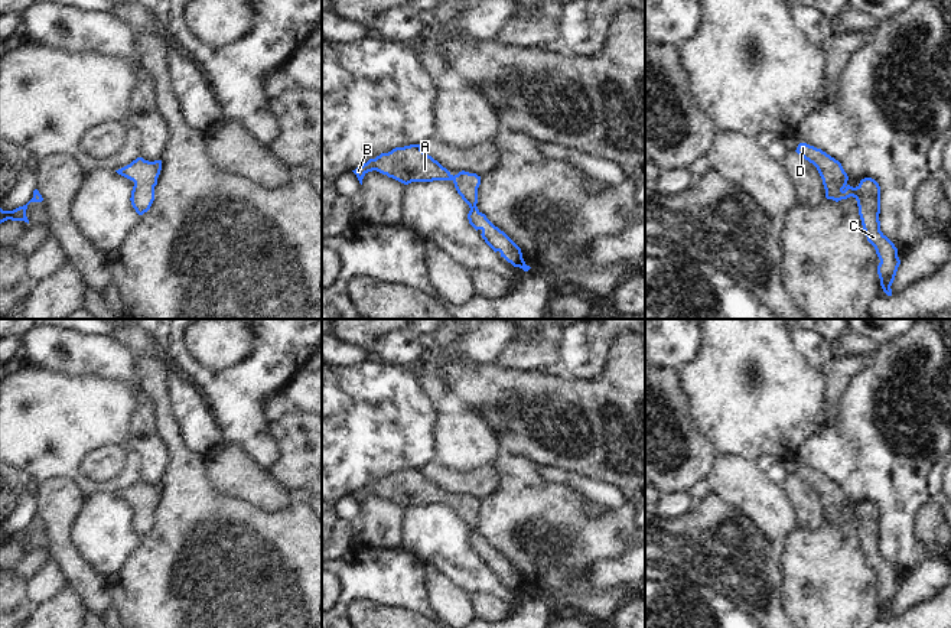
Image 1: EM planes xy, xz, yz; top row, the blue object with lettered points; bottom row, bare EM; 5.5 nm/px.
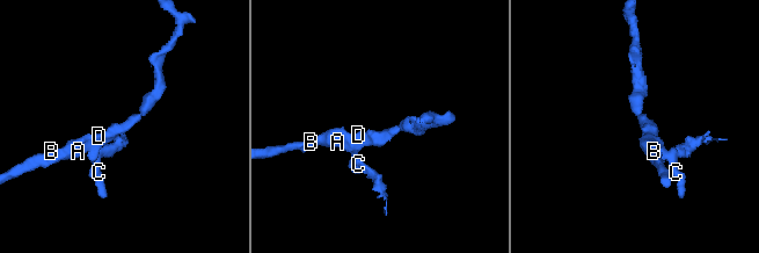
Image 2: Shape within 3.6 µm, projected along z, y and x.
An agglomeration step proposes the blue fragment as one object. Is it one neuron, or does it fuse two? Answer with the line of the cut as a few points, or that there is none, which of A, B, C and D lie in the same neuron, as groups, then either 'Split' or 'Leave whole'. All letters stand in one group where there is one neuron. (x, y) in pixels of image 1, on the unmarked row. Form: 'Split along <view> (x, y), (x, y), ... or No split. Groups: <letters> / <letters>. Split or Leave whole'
No split. Groups: A B C D. Leave whole.

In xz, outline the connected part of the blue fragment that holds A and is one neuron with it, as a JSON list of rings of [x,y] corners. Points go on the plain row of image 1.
[[[410,468],[395,471],[388,476],[381,476],[375,482],[369,482],[362,489],[352,494],[359,507],[368,495],[377,494],[388,501],[393,501],[404,508],[411,505],[433,505],[433,504],[452,504],[457,517],[469,528],[468,537],[469,547],[478,554],[482,554],[485,566],[496,576],[501,576],[508,586],[528,595],[531,590],[525,588],[521,572],[498,550],[495,550],[485,537],[482,537],[478,527],[478,511],[481,500],[469,495],[459,495],[452,498],[431,479],[421,474],[421,468]]]

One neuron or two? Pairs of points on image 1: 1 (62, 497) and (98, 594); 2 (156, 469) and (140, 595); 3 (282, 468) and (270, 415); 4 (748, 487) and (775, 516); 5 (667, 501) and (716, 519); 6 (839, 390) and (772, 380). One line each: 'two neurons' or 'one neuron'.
1: one neuron
2: two neurons
3: two neurons
4: one neuron
5: two neurons
6: two neurons

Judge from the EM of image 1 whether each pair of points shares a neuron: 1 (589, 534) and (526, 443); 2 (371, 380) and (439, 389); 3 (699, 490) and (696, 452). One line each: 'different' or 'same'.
1: different
2: different
3: different

